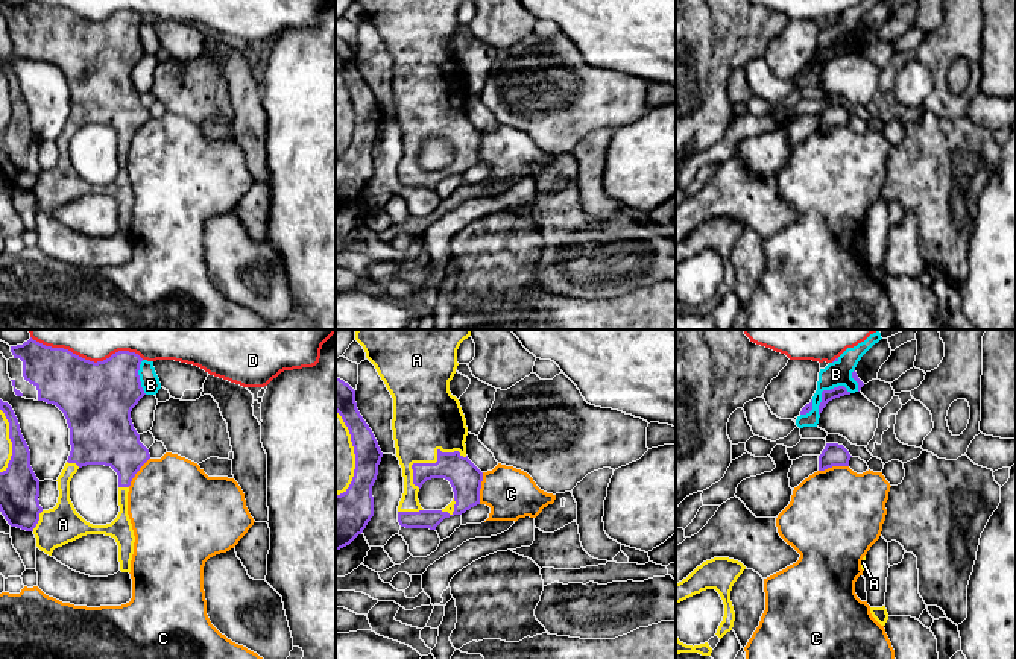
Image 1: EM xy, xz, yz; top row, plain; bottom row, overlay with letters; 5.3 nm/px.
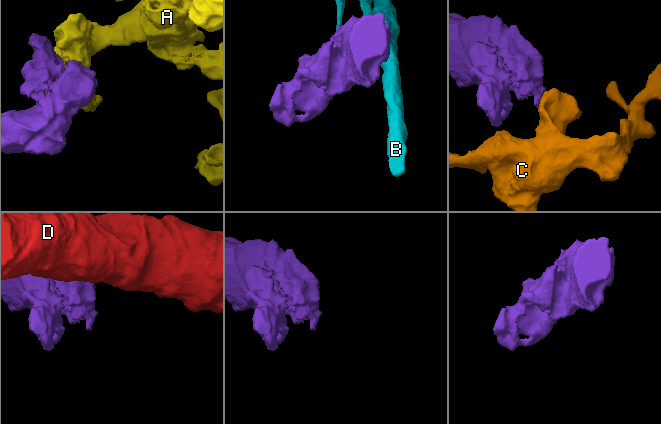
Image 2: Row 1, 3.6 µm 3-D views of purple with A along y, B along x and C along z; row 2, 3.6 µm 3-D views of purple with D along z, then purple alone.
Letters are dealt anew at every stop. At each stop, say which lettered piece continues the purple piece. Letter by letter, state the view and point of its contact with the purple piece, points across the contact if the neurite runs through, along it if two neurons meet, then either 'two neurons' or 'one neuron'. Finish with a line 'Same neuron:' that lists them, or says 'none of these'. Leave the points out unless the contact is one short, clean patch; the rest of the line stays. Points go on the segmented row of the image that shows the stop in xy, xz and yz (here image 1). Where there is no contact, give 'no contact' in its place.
A: meets purple in xz at (433, 463); one neuron
B: meets purple in yz at (825, 390); two neurons
C: meets purple in xz at (480, 488); border along xz (483, 472), (479, 503); two neurons
D: meets purple in xy at (87, 360); two neurons
Same neuron: A

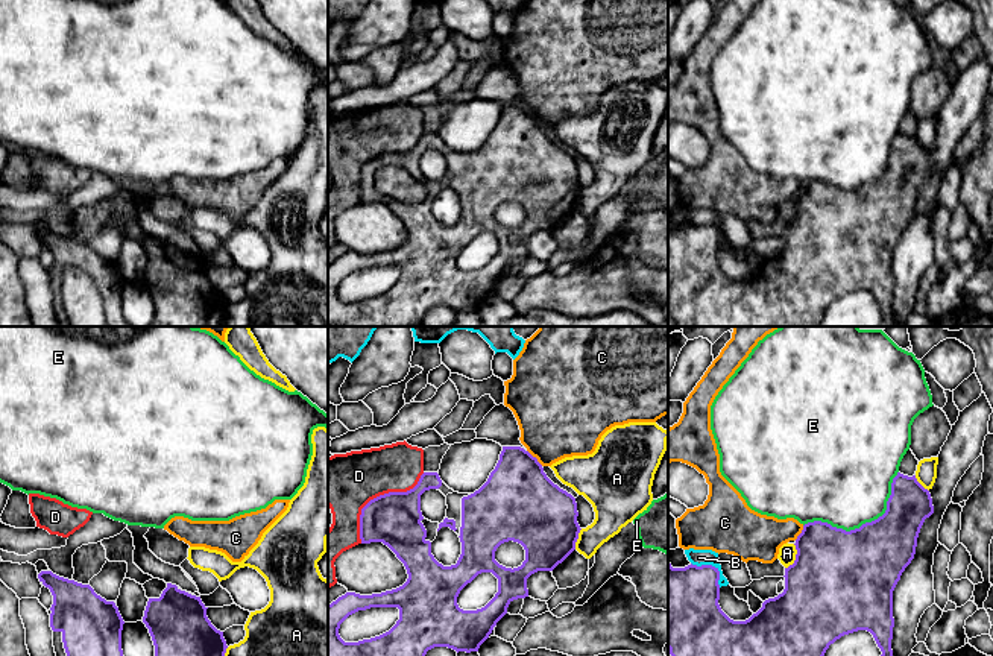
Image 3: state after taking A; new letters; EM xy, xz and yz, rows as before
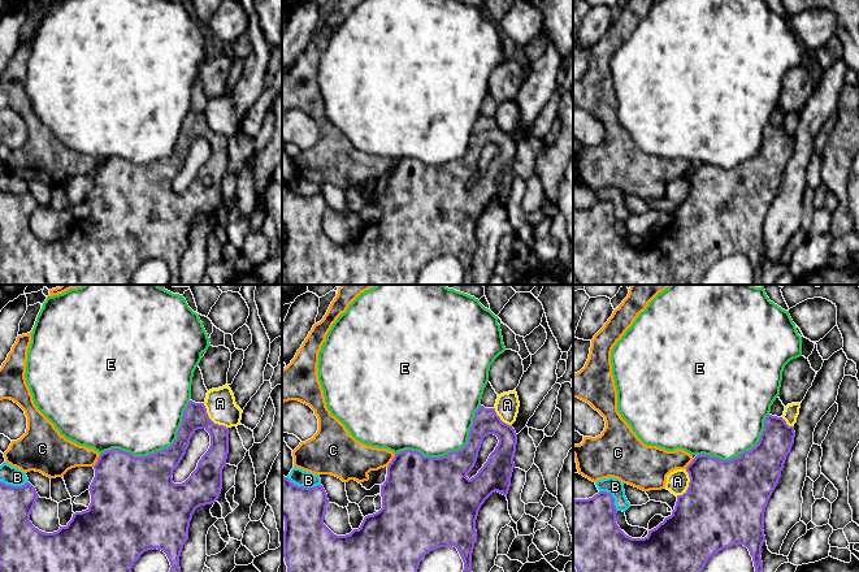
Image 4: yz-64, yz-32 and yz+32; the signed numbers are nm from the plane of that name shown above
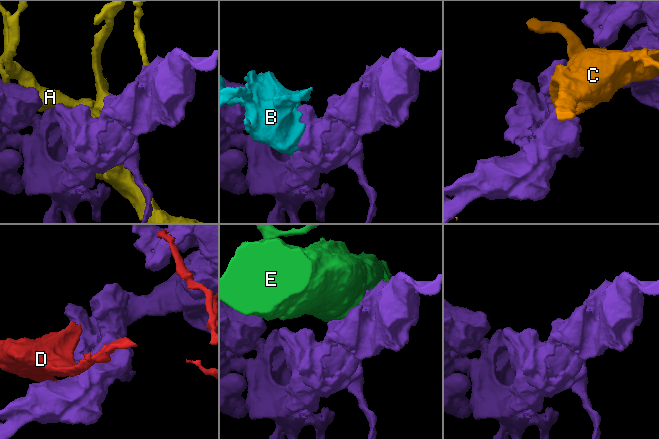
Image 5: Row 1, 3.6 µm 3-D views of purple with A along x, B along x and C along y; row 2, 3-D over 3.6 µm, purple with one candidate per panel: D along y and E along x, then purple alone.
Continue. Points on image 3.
A: meets purple in yz at (796, 558); two neurons
B: meets purple in yz at (711, 565); two neurons
C: meets purple in xz at (535, 457); two neurons
D: meets purple in xz at (377, 497); two neurons
E: meets purple in yz at (866, 523); two neurons
Same neuron: none of these

